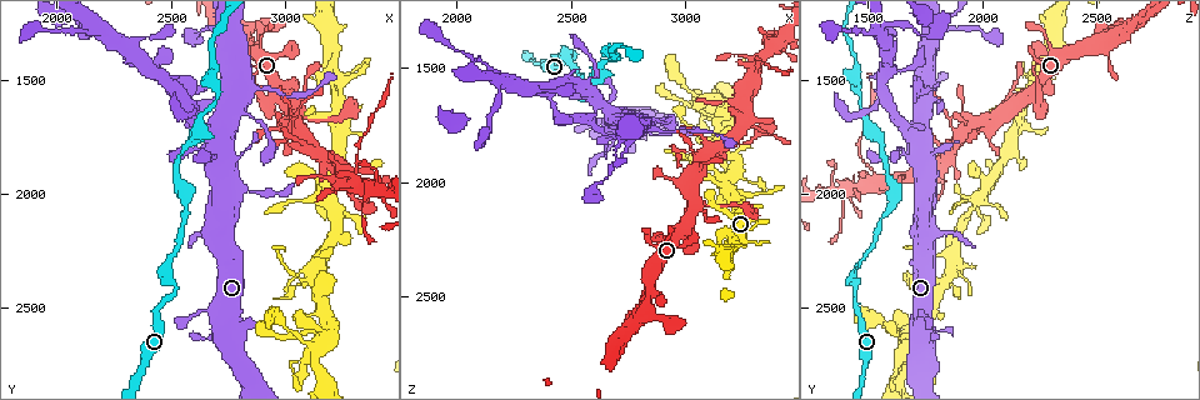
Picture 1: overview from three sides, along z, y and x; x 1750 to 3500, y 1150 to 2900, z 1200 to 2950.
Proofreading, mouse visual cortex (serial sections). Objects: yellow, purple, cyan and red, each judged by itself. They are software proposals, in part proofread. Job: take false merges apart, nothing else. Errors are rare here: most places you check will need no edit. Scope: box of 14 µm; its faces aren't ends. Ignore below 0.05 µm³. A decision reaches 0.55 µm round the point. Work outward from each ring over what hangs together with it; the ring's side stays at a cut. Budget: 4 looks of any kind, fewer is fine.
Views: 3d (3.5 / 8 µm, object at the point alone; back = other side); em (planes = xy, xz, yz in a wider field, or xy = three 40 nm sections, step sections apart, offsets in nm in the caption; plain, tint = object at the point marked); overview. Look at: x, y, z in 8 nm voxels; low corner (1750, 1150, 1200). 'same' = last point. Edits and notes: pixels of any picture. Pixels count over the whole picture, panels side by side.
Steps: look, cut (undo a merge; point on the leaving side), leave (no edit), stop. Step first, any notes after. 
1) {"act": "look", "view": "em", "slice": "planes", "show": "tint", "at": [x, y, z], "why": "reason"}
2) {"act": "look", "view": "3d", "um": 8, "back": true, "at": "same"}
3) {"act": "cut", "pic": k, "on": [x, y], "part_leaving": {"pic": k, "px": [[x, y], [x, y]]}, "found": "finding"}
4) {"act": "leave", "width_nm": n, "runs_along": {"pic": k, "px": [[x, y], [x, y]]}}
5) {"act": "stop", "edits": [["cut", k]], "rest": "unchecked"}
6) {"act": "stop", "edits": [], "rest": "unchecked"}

{"act": "look", "view": "3d", "um": 3.5, "at": [3300, 1910, 1540], "why": "sharp bend"}

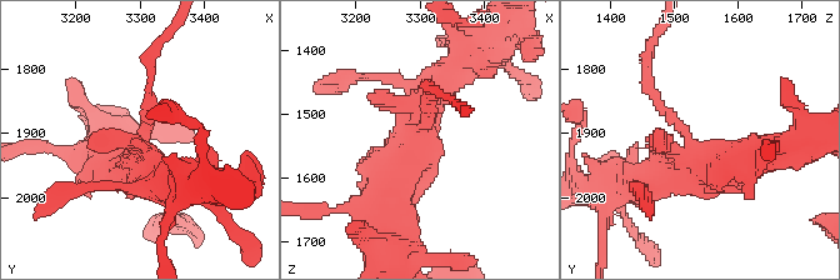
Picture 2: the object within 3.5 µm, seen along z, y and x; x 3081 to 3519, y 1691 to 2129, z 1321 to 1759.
{"act": "look", "view": "em", "slice": "xy", "step": 1, "show": "tint", "at": [3305, 1915, 1530], "why": "now the EM"}

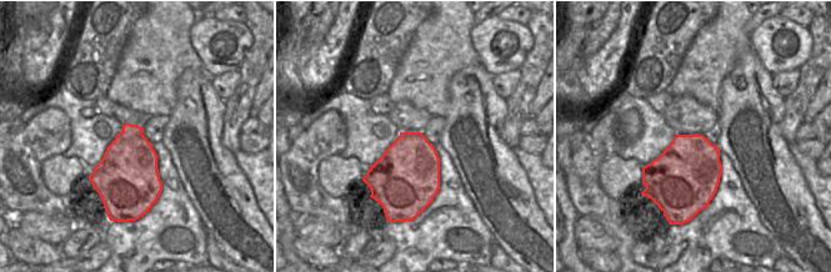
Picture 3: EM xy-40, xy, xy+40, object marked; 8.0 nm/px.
{"act": "cut", "pic": 2, "on": [658, 103], "border": {"pic": 3, "px": [[121, 135], [143, 135]]}, "found": "a second cell is stuck on"}

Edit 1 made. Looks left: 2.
{"act": "look", "view": "3d", "um": 3.5, "at": [2670, 1840, 1690]}

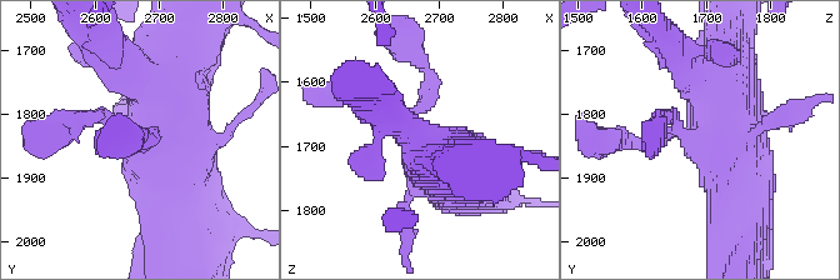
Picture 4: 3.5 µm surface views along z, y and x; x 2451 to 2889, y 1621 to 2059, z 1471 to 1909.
{"act": "leave", "runs_along": {"pic": 4, "px": [[740, 214], [720, 91], [726, 53]]}, "found": "one cell here"}

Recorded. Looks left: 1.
{"act": "stop", "edits": [["cut", 2]], "rest": "unchecked"}

